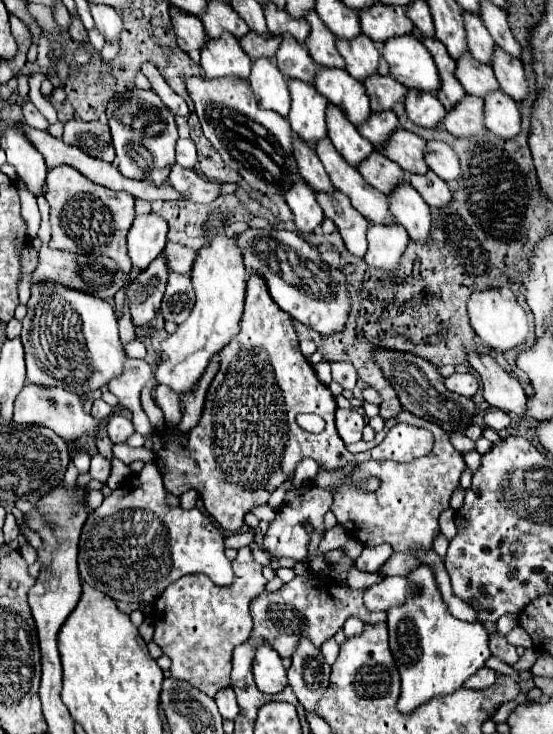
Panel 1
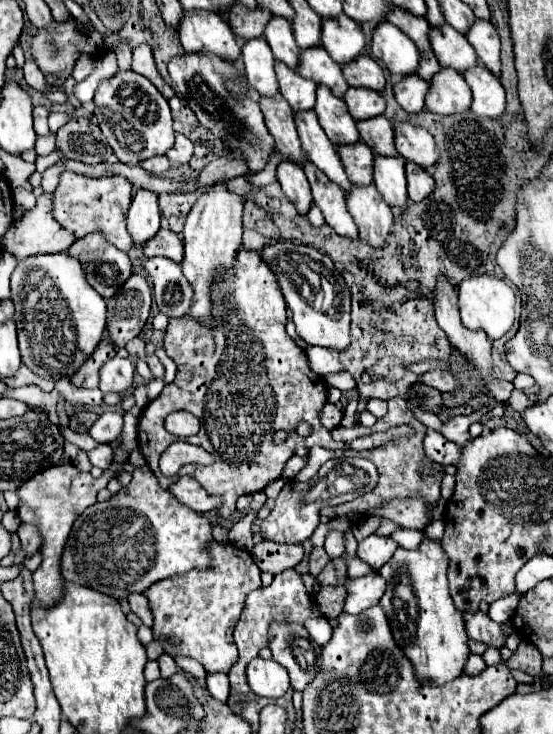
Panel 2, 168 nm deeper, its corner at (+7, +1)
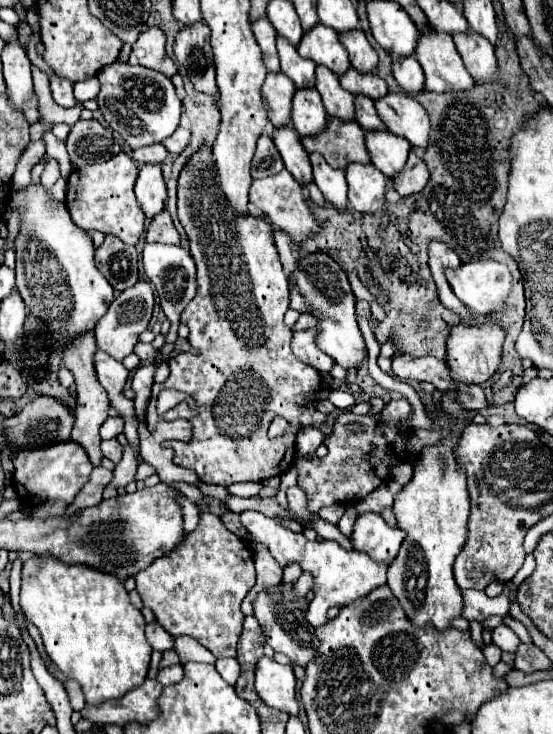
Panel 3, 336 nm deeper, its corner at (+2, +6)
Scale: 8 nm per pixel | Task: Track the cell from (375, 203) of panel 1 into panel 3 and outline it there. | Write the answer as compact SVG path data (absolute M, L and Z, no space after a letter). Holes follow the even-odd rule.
M296 89L292 99L292 123L294 129L306 137L316 135L326 127L328 115L322 107L320 95L316 89Z

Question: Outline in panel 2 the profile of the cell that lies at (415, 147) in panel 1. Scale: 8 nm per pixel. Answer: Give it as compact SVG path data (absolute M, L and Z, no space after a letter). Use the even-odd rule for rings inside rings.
M385 116L361 120L357 122L357 130L361 134L361 140L379 156L399 156L393 140L393 124Z

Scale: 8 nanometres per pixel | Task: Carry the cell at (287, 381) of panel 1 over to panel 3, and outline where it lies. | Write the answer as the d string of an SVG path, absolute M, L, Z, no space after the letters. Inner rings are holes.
M202 145L198 153L194 153L188 163L180 171L178 179L178 219L190 241L190 255L196 261L198 269L198 295L188 303L186 311L182 311L182 321L190 327L188 341L192 349L188 353L178 353L168 359L170 377L164 383L154 383L150 403L146 409L148 429L154 431L160 415L156 413L156 397L162 389L176 389L188 393L198 413L190 417L188 403L180 403L162 417L166 421L174 421L178 417L186 417L194 425L194 439L190 443L180 441L164 441L162 447L174 449L174 463L186 469L196 471L200 481L214 485L232 485L240 481L262 481L272 475L282 475L288 471L296 457L294 437L300 429L308 425L322 425L326 415L318 413L310 405L298 407L294 397L298 393L312 393L320 389L320 373L294 357L290 349L292 331L284 325L284 313L288 311L288 279L284 275L278 249L274 245L274 225L266 217L242 215L238 219L230 207L226 207L226 199L222 199L222 191L218 191L218 173L214 171L212 149ZM274 417L284 417L290 421L290 429L284 431L280 439L268 439L268 427Z

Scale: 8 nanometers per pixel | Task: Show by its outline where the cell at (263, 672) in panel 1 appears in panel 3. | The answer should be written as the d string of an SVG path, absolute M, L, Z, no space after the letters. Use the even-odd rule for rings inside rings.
M262 657L256 665L256 691L266 705L298 717L296 677L290 665Z

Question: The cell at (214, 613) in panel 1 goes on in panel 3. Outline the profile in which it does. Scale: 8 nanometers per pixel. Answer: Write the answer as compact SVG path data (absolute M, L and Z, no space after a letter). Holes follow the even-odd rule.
M208 511L200 513L196 531L186 535L186 543L182 543L178 551L170 551L170 555L156 559L150 567L146 567L146 571L140 571L136 575L136 591L142 595L144 605L156 613L156 621L164 625L164 629L174 637L176 635L194 637L202 647L212 651L216 657L236 657L236 643L242 633L244 619L240 603L246 597L246 593L254 587L254 583L256 571L252 553L248 551L240 537L236 537L222 525L220 517Z

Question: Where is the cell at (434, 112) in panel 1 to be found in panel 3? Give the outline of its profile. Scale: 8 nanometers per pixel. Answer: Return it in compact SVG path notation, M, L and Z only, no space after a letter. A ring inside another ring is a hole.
M408 55L406 59L396 57L392 63L392 73L406 93L418 93L424 89L424 71L414 55Z

